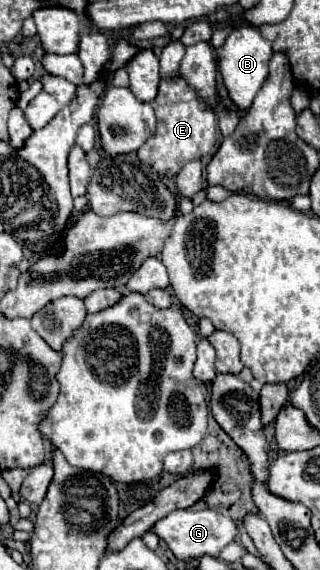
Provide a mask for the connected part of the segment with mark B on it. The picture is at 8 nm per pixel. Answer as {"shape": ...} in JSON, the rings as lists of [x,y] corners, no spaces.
{"shape":[[[242,25],[236,27],[224,41],[224,45],[218,49],[218,61],[220,61],[220,73],[224,79],[224,85],[230,93],[230,99],[234,101],[234,105],[242,111],[246,111],[254,99],[254,95],[258,93],[258,89],[262,87],[262,83],[268,77],[268,61],[272,57],[272,43],[268,39],[264,39],[256,27],[252,25]]]}

